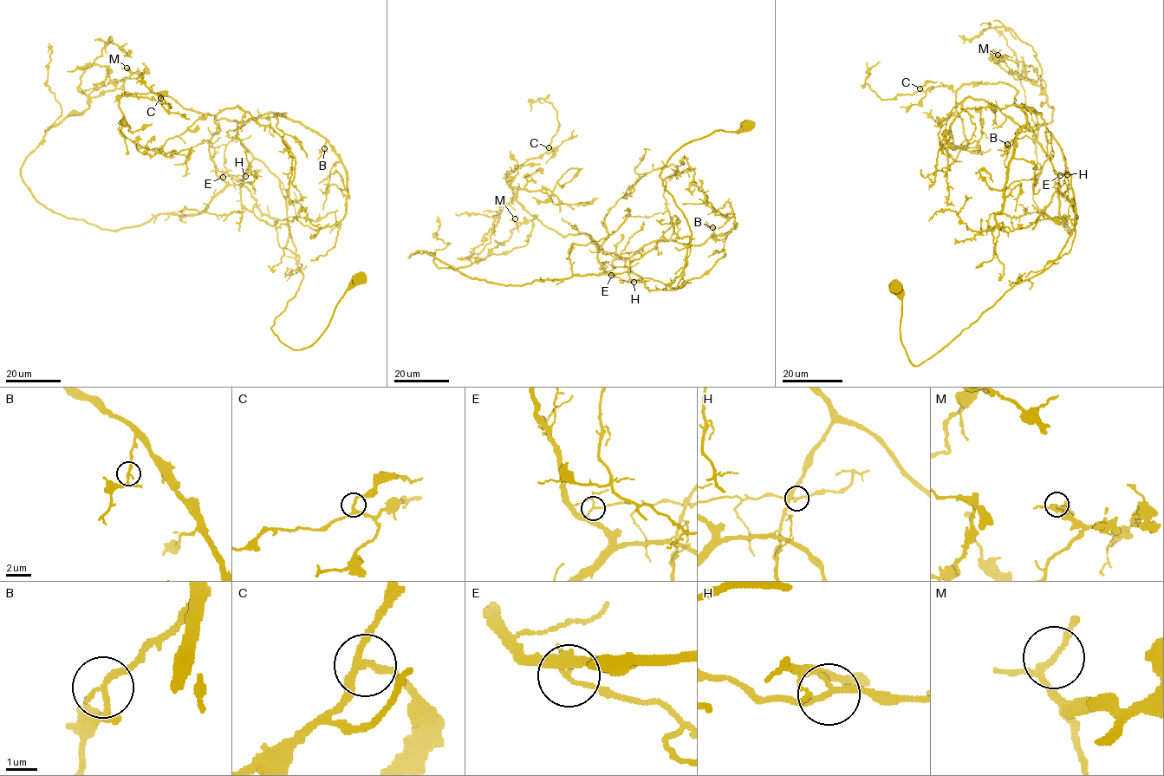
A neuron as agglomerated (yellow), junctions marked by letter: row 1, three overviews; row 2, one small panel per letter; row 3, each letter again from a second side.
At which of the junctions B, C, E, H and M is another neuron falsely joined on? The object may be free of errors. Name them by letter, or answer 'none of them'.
E

